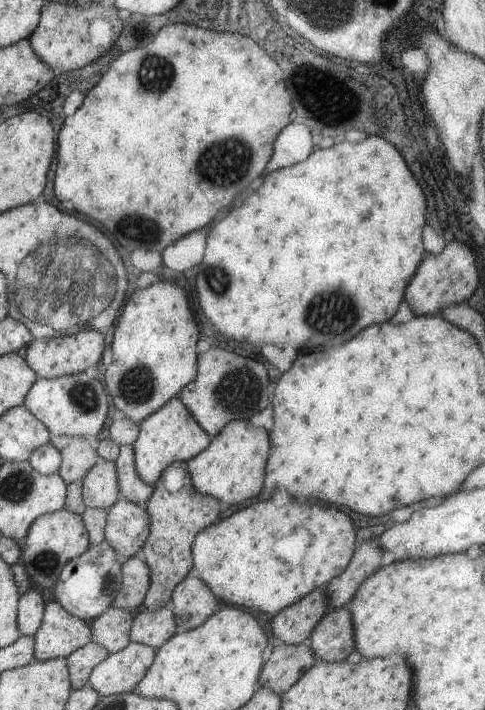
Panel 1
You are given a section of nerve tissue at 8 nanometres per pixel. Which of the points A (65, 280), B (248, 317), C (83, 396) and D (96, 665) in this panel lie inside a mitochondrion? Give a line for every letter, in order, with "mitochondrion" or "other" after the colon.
A: mitochondrion
B: other
C: mitochondrion
D: other

